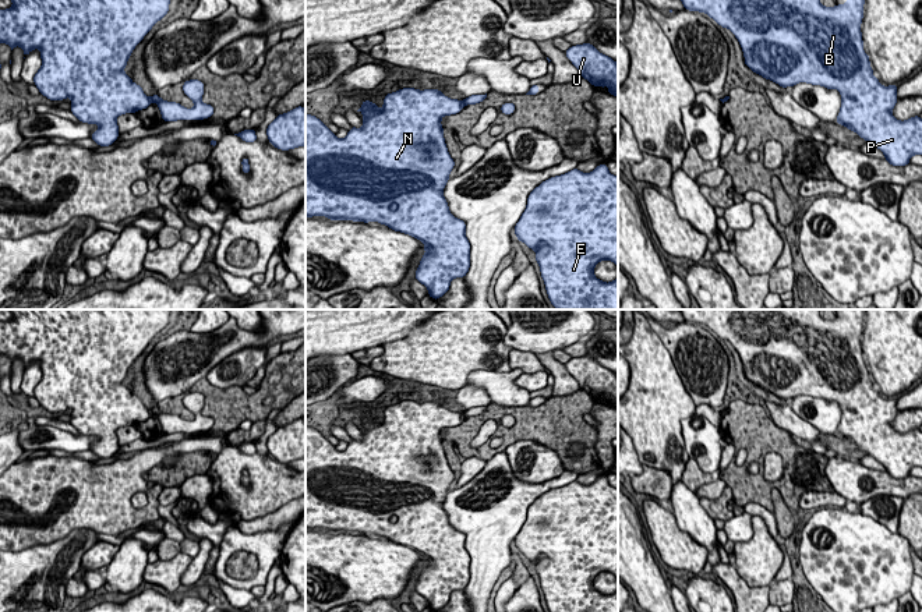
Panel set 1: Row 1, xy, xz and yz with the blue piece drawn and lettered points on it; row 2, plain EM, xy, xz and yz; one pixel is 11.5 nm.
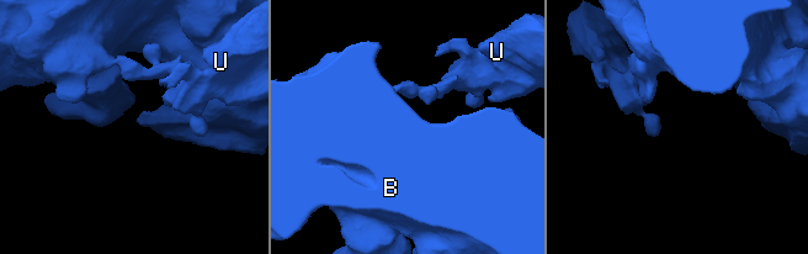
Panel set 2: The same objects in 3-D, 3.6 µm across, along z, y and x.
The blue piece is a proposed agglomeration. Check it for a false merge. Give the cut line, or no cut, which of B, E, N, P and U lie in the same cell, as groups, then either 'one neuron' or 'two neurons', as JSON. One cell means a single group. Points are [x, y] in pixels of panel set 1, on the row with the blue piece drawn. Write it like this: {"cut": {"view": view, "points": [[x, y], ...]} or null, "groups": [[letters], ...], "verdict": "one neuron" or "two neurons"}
{"cut": {"view": "xy", "points": [[149, 98], [152, 101]]}, "groups": [["B", "E", "N", "P"], ["U"]], "verdict": "two neurons"}

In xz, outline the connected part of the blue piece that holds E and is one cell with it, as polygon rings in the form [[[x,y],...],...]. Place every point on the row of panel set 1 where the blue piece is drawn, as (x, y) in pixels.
[[[607,165],[590,173],[573,169],[543,181],[530,192],[515,236],[536,251],[548,298],[557,309],[618,309],[618,277],[605,283],[594,276],[600,261],[611,261],[618,268],[618,176],[611,174]]]

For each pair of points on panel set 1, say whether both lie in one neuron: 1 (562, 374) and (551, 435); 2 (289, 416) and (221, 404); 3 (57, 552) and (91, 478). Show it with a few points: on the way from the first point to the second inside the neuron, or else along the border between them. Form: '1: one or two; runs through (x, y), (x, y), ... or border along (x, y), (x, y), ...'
1: two; border along (579, 388), (553, 396)
2: two; border along (290, 400), (281, 410)
3: two; border along (96, 531), (76, 529), (50, 542), (32, 545)

